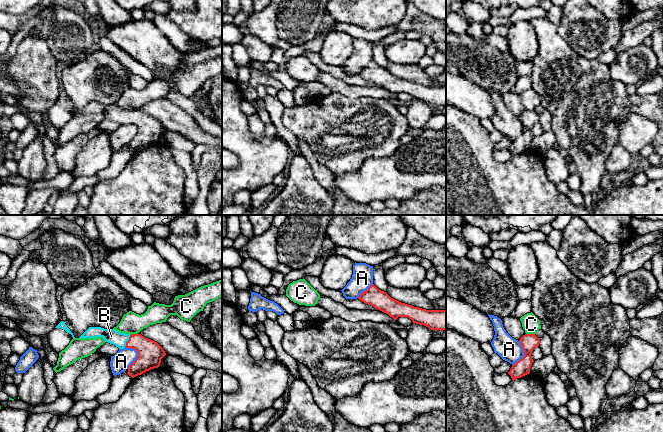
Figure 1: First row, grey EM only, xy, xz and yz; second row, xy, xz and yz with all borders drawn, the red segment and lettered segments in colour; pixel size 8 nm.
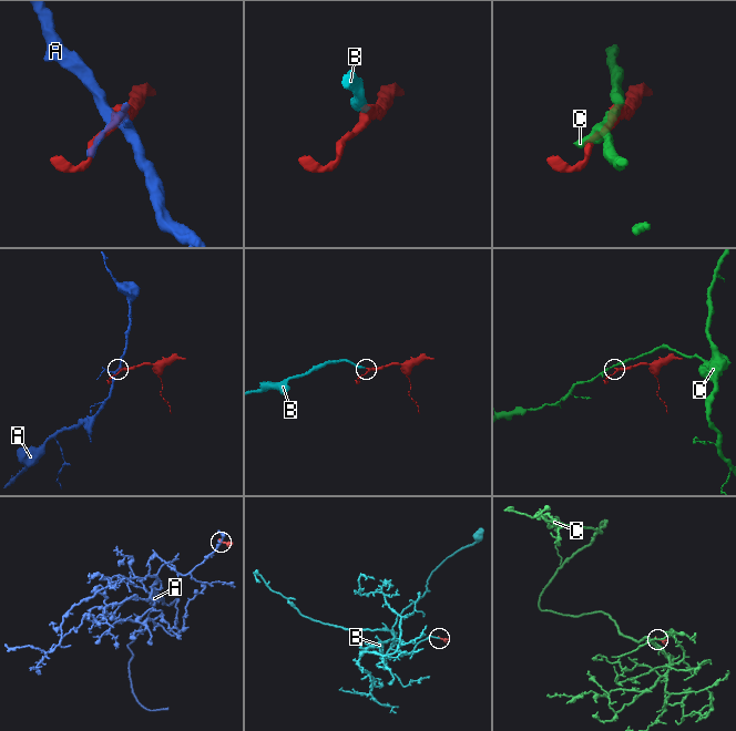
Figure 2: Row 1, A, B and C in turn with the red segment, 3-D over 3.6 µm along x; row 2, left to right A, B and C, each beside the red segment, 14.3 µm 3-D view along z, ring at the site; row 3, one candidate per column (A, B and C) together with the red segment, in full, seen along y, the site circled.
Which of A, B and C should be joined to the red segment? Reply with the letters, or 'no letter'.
B

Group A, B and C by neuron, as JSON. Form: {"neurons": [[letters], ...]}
{"neurons": [["A"], ["B"], ["C"]]}

